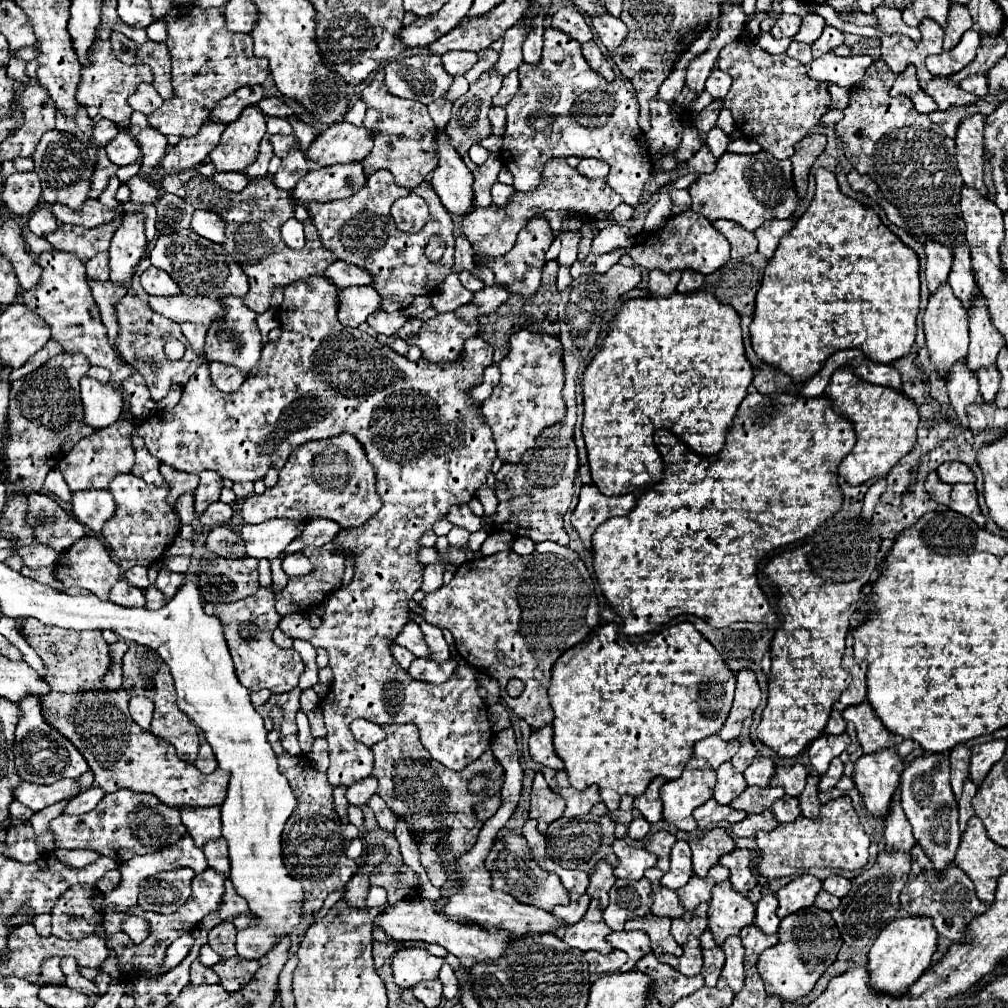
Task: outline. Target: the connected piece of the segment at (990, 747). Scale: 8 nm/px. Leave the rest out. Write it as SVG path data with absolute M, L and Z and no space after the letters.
M994 739L988 743L980 743L972 747L972 761L970 761L970 779L980 785L988 775L990 767L1002 759L1006 747L1006 739Z

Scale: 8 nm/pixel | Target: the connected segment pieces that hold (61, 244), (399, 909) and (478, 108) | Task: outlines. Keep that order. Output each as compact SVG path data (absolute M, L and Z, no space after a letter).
M118 217L118 221L110 221L110 225L98 225L94 229L60 225L58 231L48 235L46 239L54 245L56 251L74 253L82 263L86 263L90 257L110 247L110 237L114 235L114 229L118 229L118 223L122 223L122 217Z
M402 899L396 905L386 905L384 911L378 913L374 923L378 927L382 927L390 939L438 943L444 949L448 949L448 953L456 955L464 967L472 967L476 961L502 957L506 951L506 945L510 941L510 933L506 933L506 931L488 933L478 925L466 925L466 923L458 923L458 921L444 917L442 913L438 913L438 907L434 903L430 903L428 899L416 899L416 901Z
M494 69L482 73L482 77L470 85L468 93L454 101L452 119L446 125L446 133L452 139L456 151L468 151L472 145L480 143L492 133L488 121L488 109L492 97L500 91L502 77Z

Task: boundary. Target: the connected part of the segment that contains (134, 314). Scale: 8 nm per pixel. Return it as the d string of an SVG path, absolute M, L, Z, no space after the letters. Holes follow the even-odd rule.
M149 258L143 259L137 266L133 274L132 281L128 285L128 293L126 297L118 303L116 311L118 311L118 323L120 323L120 333L118 333L118 339L116 339L116 347L122 355L122 359L126 363L130 363L132 367L136 367L142 377L146 379L146 385L150 389L150 397L154 401L160 401L162 397L166 397L168 391L172 389L178 389L182 391L186 381L192 377L192 373L198 369L198 365L202 365L206 359L204 357L198 357L196 353L192 353L186 337L182 335L180 331L180 325L154 313L150 309L150 303L148 303L148 295L144 293L142 285L140 283L140 275L151 266ZM168 339L180 339L180 341L186 346L186 355L184 359L180 361L170 361L166 355L164 355L164 349L162 345L168 341Z

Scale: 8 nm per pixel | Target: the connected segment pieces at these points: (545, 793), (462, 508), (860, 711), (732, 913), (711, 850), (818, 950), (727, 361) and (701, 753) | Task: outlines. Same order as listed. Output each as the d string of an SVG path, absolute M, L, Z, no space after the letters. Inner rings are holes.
M538 771L530 791L530 811L528 811L528 815L538 821L538 831L544 833L548 823L562 817L562 811L564 811L564 799L548 787L544 775Z
M454 505L454 509L450 509L446 519L454 525L468 529L468 531L478 531L482 527L482 517L474 515L468 505Z
M868 701L844 709L842 717L846 721L854 723L856 733L858 733L858 741L860 741L864 753L874 753L874 751L880 751L886 747L896 747L898 743L904 741L902 737L898 737L896 733L890 733L882 725L882 721L876 717L876 713Z
M730 881L718 883L712 889L708 909L708 931L714 935L716 945L730 935L738 935L746 925L754 921L756 907L740 893L736 893Z
M714 827L706 831L704 837L690 843L692 847L692 863L694 863L694 875L706 877L708 869L718 863L718 859L724 853L730 853L736 845L734 839L720 827Z
M806 907L780 921L778 945L766 949L758 957L758 973L764 981L768 995L778 995L784 1001L796 1001L812 991L818 977L834 963L842 945L838 927L828 911L818 907Z
M672 293L670 297L646 297L646 299L630 299L626 301L620 311L616 313L616 317L610 323L610 331L608 337L602 343L602 349L596 353L596 357L590 361L590 365L584 371L584 423L582 423L582 433L584 433L584 441L588 445L588 463L590 463L590 471L592 471L592 481L594 485L598 485L598 489L604 495L624 495L624 493L638 493L640 489L650 489L654 487L662 478L664 473L664 462L654 443L654 431L658 429L666 429L674 435L678 435L678 439L682 439L686 445L690 445L690 449L694 449L700 455L718 455L722 445L724 445L724 437L730 429L730 421L734 419L734 413L738 409L738 405L742 403L742 399L746 397L746 389L754 379L754 369L750 365L750 361L744 355L744 339L742 339L742 329L740 329L740 315L736 313L734 307L720 303L712 293ZM638 475L650 475L650 483L644 485L634 485Z
M710 735L694 745L694 757L702 757L712 769L718 769L720 763L732 759L734 751L730 745L732 741L722 741L718 735Z

